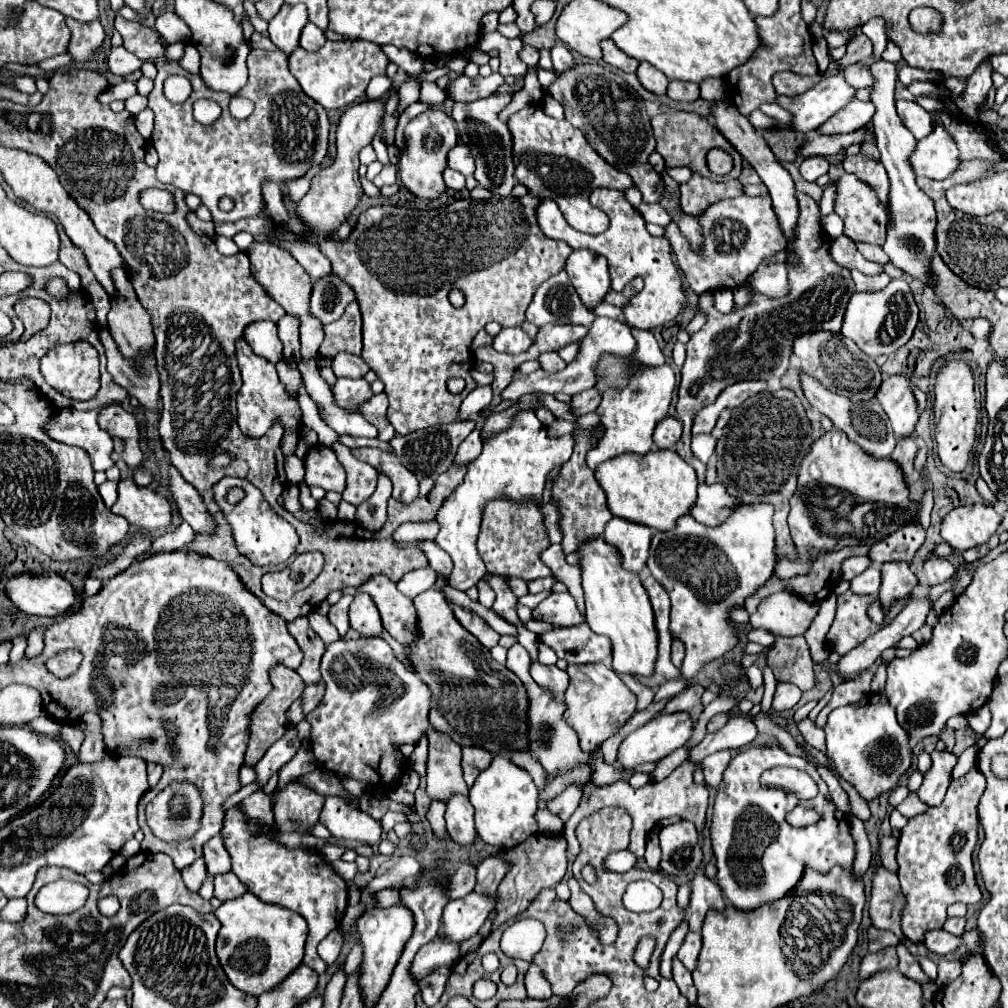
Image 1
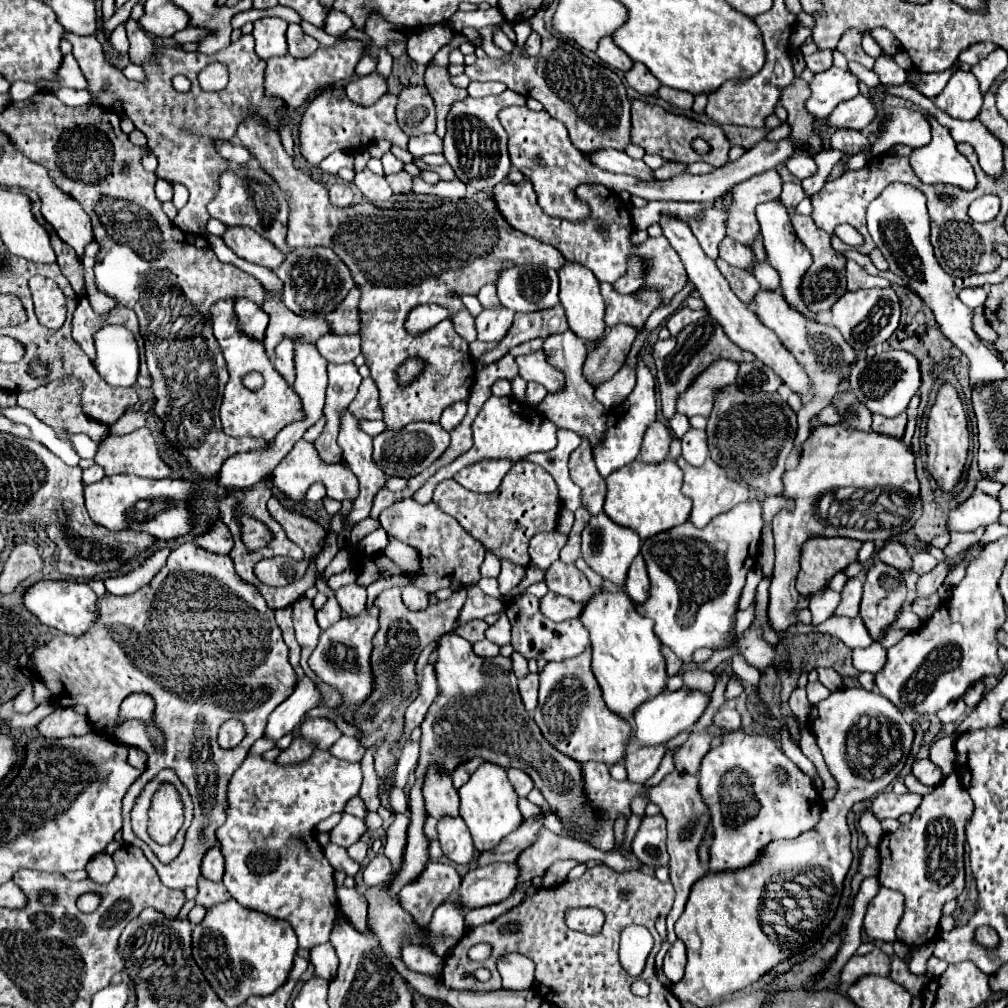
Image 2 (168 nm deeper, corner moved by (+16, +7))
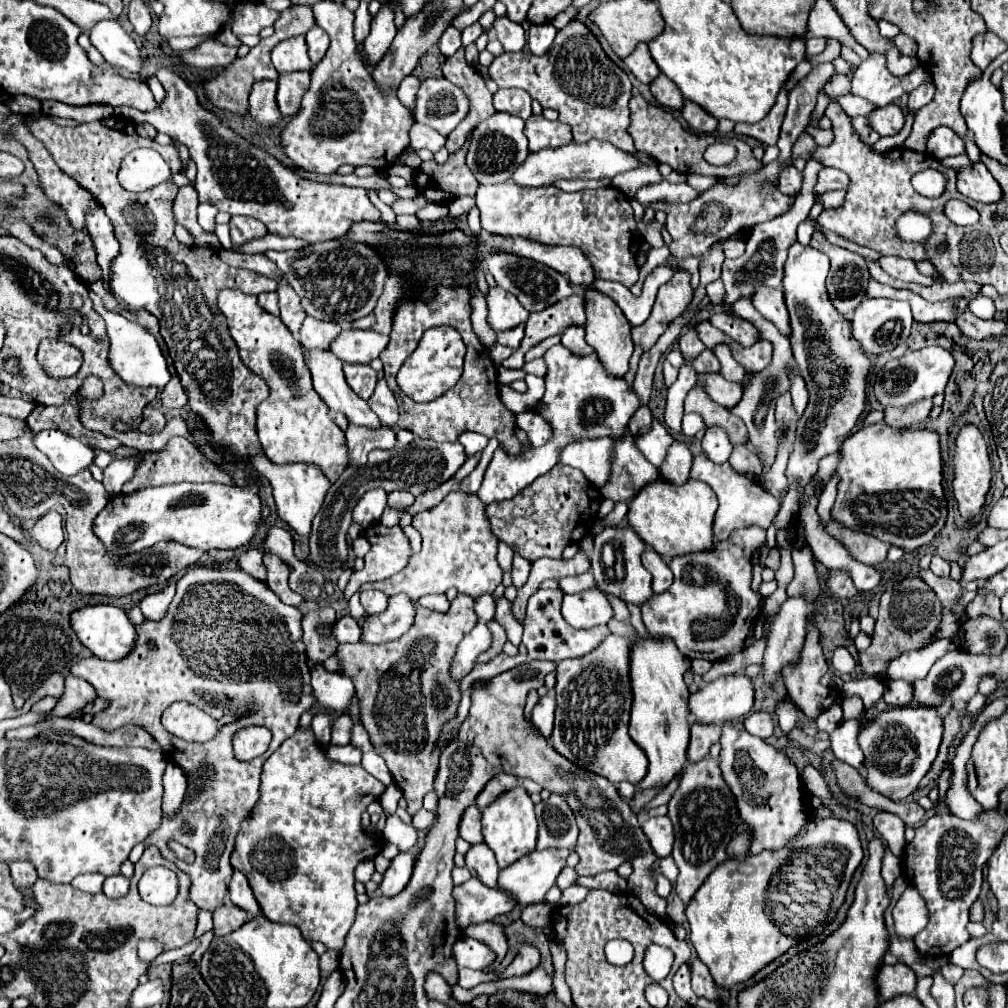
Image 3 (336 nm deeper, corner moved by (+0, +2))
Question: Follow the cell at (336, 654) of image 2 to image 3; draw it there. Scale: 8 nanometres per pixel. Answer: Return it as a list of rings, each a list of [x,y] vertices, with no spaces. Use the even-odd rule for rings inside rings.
[[[394,595],[388,601],[388,609],[378,615],[370,615],[362,627],[364,643],[386,643],[398,639],[414,623],[414,601],[406,595]]]

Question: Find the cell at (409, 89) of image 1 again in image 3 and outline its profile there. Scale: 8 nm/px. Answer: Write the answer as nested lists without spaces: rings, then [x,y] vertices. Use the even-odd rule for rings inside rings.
[[[450,27],[450,29],[442,35],[442,39],[440,39],[438,47],[440,47],[442,55],[446,55],[446,57],[450,57],[452,53],[456,53],[456,51],[462,47],[460,31],[458,31],[458,29],[454,29],[454,27]]]

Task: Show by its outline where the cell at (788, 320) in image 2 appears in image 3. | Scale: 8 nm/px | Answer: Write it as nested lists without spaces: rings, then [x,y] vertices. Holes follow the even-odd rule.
[[[760,285],[756,293],[750,297],[752,305],[768,319],[772,321],[782,335],[790,335],[790,323],[788,323],[788,311],[784,305],[782,289],[768,289],[768,285]]]

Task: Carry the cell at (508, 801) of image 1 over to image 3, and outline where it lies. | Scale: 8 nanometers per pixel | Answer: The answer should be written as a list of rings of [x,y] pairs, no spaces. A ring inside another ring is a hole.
[[[516,787],[508,793],[500,795],[498,801],[494,801],[492,805],[488,805],[482,811],[482,833],[484,833],[486,845],[494,851],[500,869],[512,865],[520,857],[534,851],[536,837],[538,837],[538,823],[536,823],[534,803],[532,803],[530,795],[522,787]]]

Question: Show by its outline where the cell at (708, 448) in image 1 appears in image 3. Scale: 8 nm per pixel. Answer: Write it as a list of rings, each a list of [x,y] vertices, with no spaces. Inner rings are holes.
[[[684,415],[684,421],[682,421],[682,433],[686,437],[694,437],[698,431],[706,429],[706,423],[700,415]]]

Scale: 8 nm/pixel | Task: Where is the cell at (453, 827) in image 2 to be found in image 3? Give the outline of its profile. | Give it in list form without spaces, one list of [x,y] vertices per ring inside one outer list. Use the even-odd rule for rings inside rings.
[[[472,845],[466,853],[466,869],[472,873],[472,877],[480,879],[486,887],[496,889],[498,887],[498,865],[496,857],[492,857],[492,849],[488,845]]]

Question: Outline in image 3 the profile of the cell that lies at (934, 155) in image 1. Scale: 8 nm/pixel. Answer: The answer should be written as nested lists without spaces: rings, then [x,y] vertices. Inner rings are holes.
[[[984,163],[958,169],[958,191],[980,203],[998,203],[1002,189]]]

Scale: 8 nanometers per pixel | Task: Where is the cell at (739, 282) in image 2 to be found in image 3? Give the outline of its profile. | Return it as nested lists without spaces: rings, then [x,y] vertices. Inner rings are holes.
[[[808,159],[806,161],[806,167],[804,167],[804,185],[794,201],[794,205],[770,219],[770,221],[764,221],[760,225],[756,225],[752,231],[750,231],[750,237],[746,241],[746,253],[738,259],[726,259],[724,265],[722,265],[722,281],[724,281],[724,303],[716,306],[716,311],[723,311],[723,307],[726,305],[732,305],[738,297],[752,297],[754,289],[758,285],[770,285],[770,287],[780,287],[782,283],[782,275],[784,275],[784,261],[786,261],[786,255],[788,255],[788,247],[796,241],[796,227],[808,217],[812,205],[814,205],[814,195],[812,195],[812,189],[816,185],[816,177],[818,177],[818,171],[824,169],[822,163],[818,163],[816,159]]]

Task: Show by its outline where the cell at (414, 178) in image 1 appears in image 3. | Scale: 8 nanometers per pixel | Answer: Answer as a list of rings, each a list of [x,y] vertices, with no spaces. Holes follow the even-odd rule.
[[[430,77],[420,83],[414,103],[414,119],[448,135],[468,115],[466,93],[444,77]]]

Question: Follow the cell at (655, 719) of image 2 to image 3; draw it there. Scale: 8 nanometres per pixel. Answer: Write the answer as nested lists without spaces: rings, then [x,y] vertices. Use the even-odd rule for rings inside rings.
[[[722,675],[690,695],[690,713],[700,723],[724,723],[750,713],[754,683],[746,675]]]

